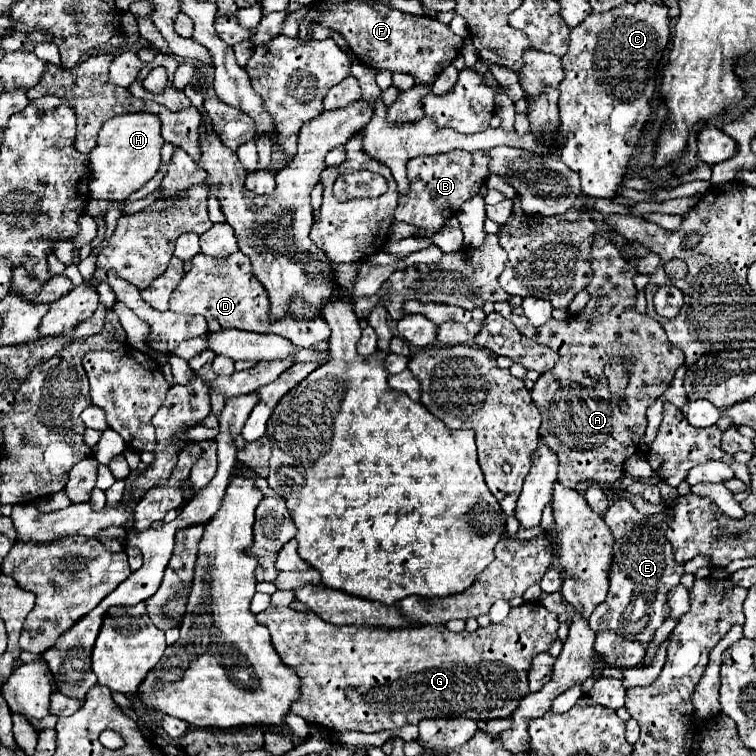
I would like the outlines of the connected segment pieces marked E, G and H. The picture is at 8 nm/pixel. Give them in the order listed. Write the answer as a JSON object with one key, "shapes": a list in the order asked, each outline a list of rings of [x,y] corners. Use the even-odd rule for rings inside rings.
{"shapes":[[[[615,500],[605,514],[605,522],[615,536],[615,558],[611,576],[625,576],[629,582],[615,584],[609,592],[631,594],[631,636],[653,636],[655,630],[669,618],[671,610],[667,604],[667,592],[679,584],[683,566],[673,560],[673,550],[667,538],[663,538],[663,526],[667,522],[667,510],[655,516],[639,514],[631,502]],[[647,520],[649,524],[639,526],[637,522]]],[[[527,602],[521,604],[517,608],[511,608],[509,616],[499,622],[499,624],[489,624],[487,628],[479,628],[477,632],[451,632],[447,630],[447,626],[439,624],[439,626],[415,626],[415,628],[403,628],[403,630],[375,630],[375,628],[361,628],[361,626],[335,626],[329,622],[323,622],[315,612],[297,612],[291,608],[267,608],[265,612],[261,612],[257,616],[257,622],[267,626],[271,632],[271,644],[275,648],[275,652],[279,654],[281,662],[289,668],[295,670],[295,674],[301,678],[301,698],[291,704],[291,710],[295,714],[299,714],[303,720],[307,720],[309,724],[317,724],[325,730],[331,732],[339,732],[339,730],[359,730],[359,732],[379,732],[379,730],[393,730],[393,728],[401,728],[405,724],[419,724],[423,718],[443,718],[443,716],[467,716],[473,718],[475,722],[487,722],[491,718],[507,718],[513,714],[517,702],[529,694],[527,690],[527,672],[531,668],[531,660],[535,654],[547,652],[551,648],[551,644],[557,640],[557,630],[559,630],[559,620],[557,614],[549,612],[545,606],[537,604],[537,602]],[[345,686],[355,686],[357,692],[361,694],[359,702],[351,702],[345,696]]],[[[129,112],[111,118],[99,130],[99,142],[89,154],[89,196],[95,200],[123,202],[141,186],[145,186],[159,170],[161,146],[161,120],[149,112]]]]}

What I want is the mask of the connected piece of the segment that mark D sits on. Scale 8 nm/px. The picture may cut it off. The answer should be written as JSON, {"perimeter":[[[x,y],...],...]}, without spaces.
{"perimeter":[[[235,252],[223,260],[197,254],[191,260],[191,270],[183,276],[183,282],[177,286],[177,290],[171,294],[171,310],[181,314],[201,314],[209,330],[249,330],[259,334],[277,334],[287,338],[291,344],[299,348],[311,348],[313,344],[327,340],[331,336],[331,328],[321,316],[315,318],[293,318],[285,314],[281,320],[273,320],[269,316],[269,296],[267,290],[261,286],[261,282],[255,278],[251,270],[251,260],[243,252]]]}

